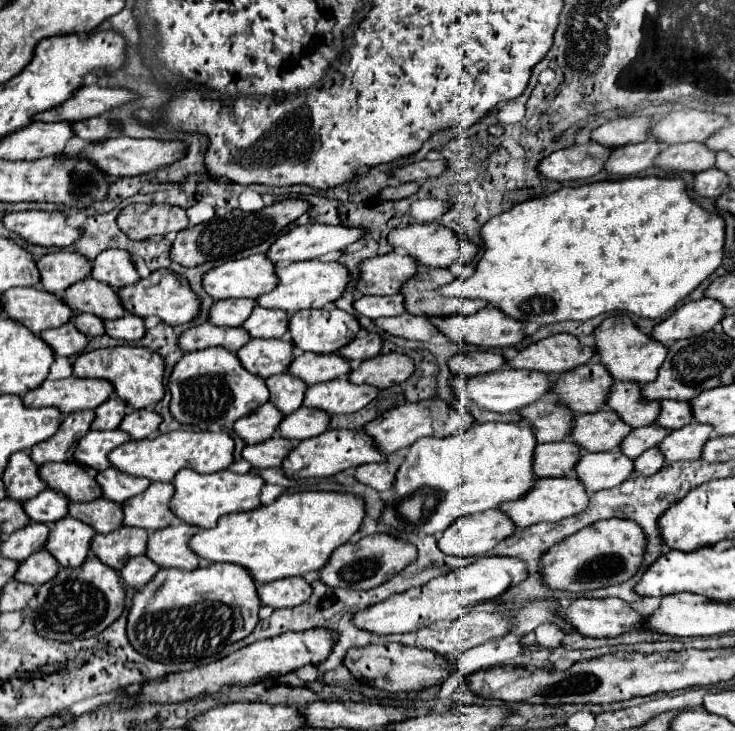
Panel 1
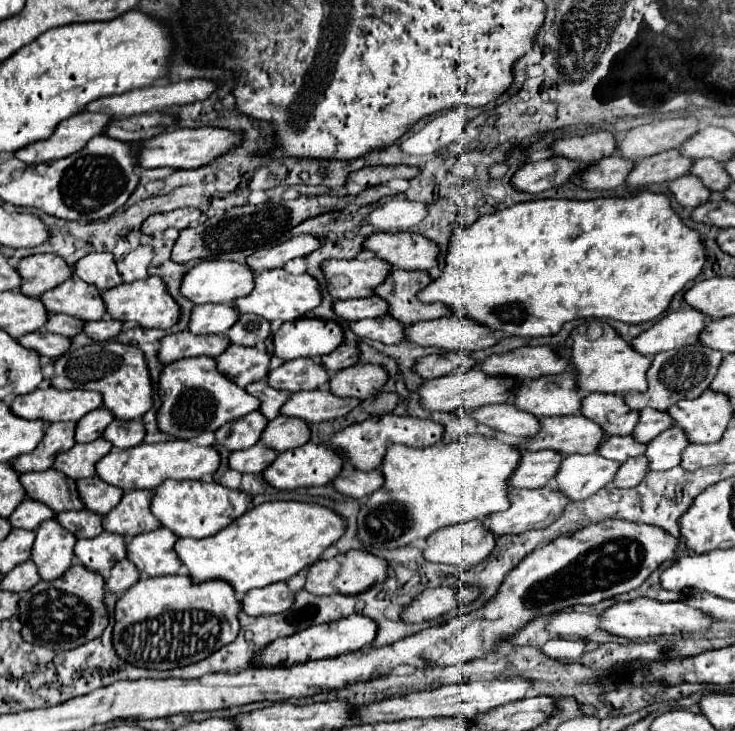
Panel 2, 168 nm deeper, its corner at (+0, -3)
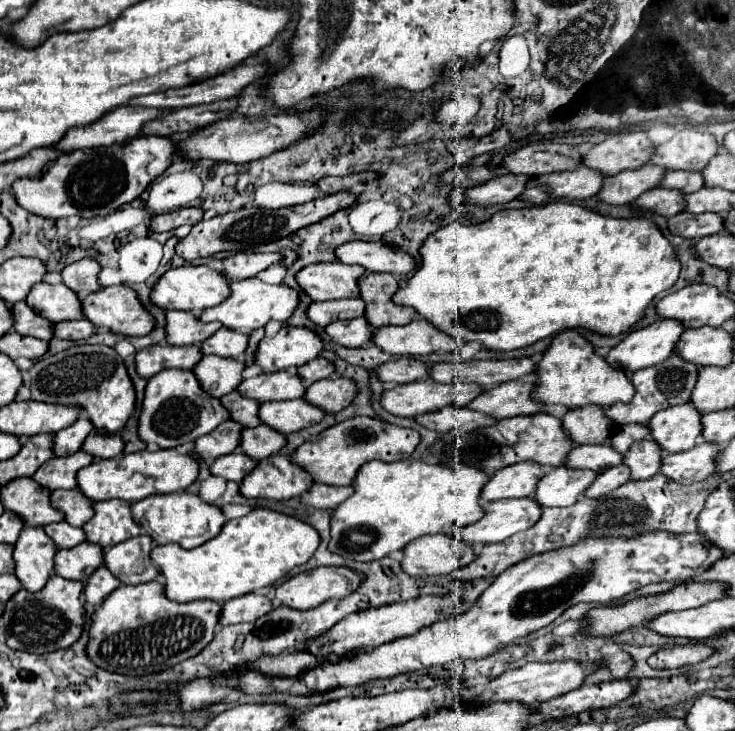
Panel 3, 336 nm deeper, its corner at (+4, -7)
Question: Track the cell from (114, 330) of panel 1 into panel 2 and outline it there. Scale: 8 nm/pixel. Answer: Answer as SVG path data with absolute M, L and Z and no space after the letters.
M106 316L102 320L96 320L96 322L86 322L84 324L84 334L90 336L92 340L96 340L96 342L116 338L120 332L122 332L122 322L110 318L110 316Z

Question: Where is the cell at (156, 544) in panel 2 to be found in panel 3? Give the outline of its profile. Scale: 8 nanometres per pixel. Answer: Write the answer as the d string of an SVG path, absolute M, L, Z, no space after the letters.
M146 534L128 538L104 550L104 566L116 578L120 578L122 584L152 582L160 574L156 574L156 566L148 562L150 550L152 550L152 540Z

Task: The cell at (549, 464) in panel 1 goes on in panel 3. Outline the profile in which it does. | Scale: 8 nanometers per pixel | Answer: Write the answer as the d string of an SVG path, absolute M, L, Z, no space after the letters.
M520 462L516 466L508 466L492 474L492 478L484 484L480 492L480 500L492 502L502 498L526 498L534 494L536 482L544 476L540 464L536 462Z

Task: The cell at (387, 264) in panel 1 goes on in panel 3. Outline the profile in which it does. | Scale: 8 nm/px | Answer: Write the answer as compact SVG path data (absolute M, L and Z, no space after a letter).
M342 262L310 264L296 272L298 286L312 300L336 300L336 298L358 298L356 278L364 274L362 266L348 266Z

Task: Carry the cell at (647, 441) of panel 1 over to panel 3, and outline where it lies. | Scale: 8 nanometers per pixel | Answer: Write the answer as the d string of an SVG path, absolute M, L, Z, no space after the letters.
M608 444L574 446L564 462L566 468L592 470L592 472L600 472L606 470L608 466L618 466L618 464L622 464L622 456L616 454L616 450L612 450L612 446Z

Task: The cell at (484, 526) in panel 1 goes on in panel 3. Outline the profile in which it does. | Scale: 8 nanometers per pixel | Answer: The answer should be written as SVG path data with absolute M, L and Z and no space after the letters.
M432 534L412 540L404 550L400 562L410 576L444 576L472 562L472 546L458 542L452 534Z

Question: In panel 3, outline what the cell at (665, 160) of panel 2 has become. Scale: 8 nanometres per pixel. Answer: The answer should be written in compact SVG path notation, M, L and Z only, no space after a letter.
M646 164L636 170L622 170L614 176L606 176L596 196L606 204L630 204L640 194L656 188L662 174L666 174L666 170L660 170L660 166Z

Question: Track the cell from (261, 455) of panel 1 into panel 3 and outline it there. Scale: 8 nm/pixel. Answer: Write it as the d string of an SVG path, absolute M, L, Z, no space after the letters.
M232 452L226 456L216 458L210 464L210 472L214 476L220 476L224 480L234 480L234 482L242 482L242 478L256 466L256 460L248 458L244 452Z

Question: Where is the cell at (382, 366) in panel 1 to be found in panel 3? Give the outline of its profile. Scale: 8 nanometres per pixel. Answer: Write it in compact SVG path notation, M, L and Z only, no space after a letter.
M326 378L306 388L304 400L318 406L326 414L344 410L356 394L356 384L350 378Z

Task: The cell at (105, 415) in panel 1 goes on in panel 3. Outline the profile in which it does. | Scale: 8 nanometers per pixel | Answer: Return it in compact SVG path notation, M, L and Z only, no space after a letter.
M78 418L72 426L60 430L54 436L54 444L52 444L54 456L68 456L78 452L90 430L92 430L92 422L88 422L88 418Z

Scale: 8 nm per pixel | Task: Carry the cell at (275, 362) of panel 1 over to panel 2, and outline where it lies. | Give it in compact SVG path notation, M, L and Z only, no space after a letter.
M232 344L224 354L218 356L218 366L222 374L226 374L240 388L244 388L250 382L256 382L268 376L270 360L272 360L272 354L266 348L260 348L260 346L248 348L248 346Z

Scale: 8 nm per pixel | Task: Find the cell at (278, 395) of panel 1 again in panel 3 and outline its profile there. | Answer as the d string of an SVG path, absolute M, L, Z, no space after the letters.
M230 392L220 398L220 404L228 410L230 420L238 422L240 426L254 428L260 424L260 420L256 418L256 410L258 410L260 402L256 402L256 400L250 400L250 398L236 394L236 392Z

